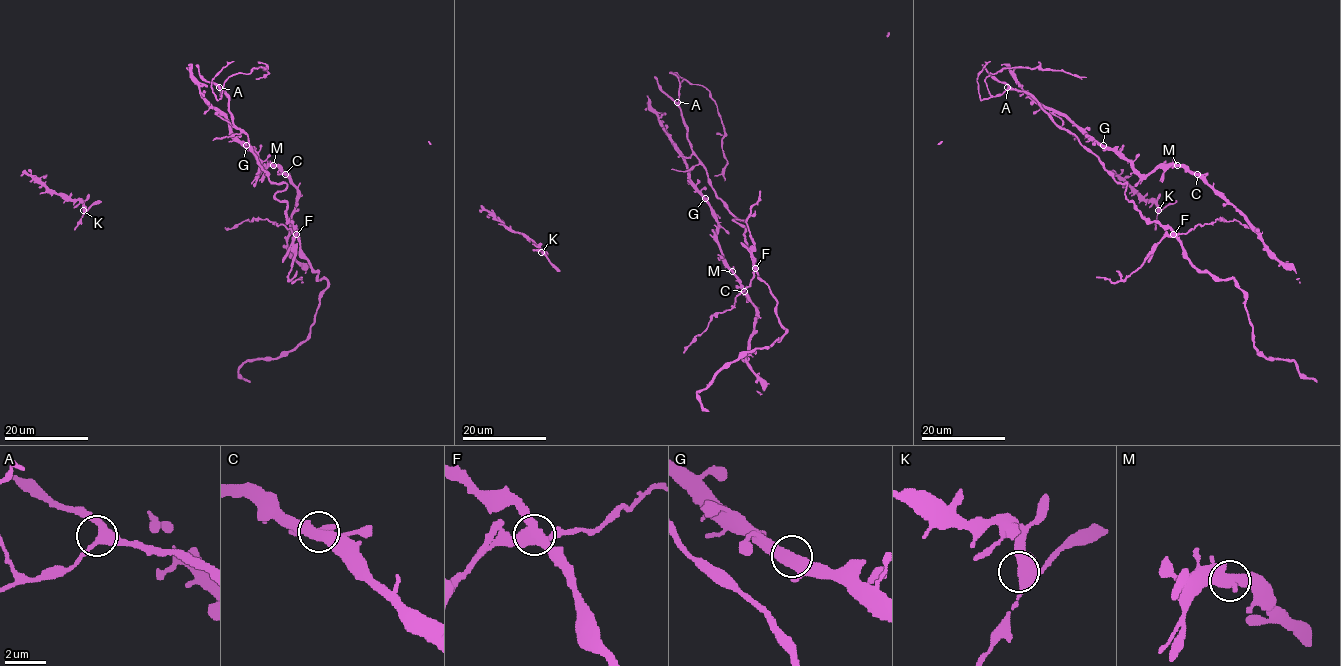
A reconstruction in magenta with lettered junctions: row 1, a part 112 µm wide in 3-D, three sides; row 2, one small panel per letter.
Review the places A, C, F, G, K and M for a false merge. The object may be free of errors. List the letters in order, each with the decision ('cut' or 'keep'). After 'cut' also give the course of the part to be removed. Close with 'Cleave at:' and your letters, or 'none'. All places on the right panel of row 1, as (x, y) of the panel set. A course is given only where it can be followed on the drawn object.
A: keep
C: keep
F: cut; course (1174, 234), (1188, 232), (1198, 224), (1221, 218), (1227, 221), (1235, 219), (1251, 229), (1258, 228)
G: keep
K: keep
M: keep
Cleave at: F

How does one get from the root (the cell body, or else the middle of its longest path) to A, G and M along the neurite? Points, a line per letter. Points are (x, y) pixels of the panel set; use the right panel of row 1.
A: (1126, 183), (1119, 183), (1103, 163), (1072, 134), (1059, 126), (1033, 98), (1007, 87)
G: (1126, 183), (1119, 183), (1095, 155), (1072, 134), (1062, 129), (1063, 121), (1058, 116), (1069, 118), (1103, 145)
M: (1126, 183), (1119, 183), (1095, 155), (1060, 126), (1063, 121), (1059, 115), (1120, 153), (1141, 175), (1177, 165)

